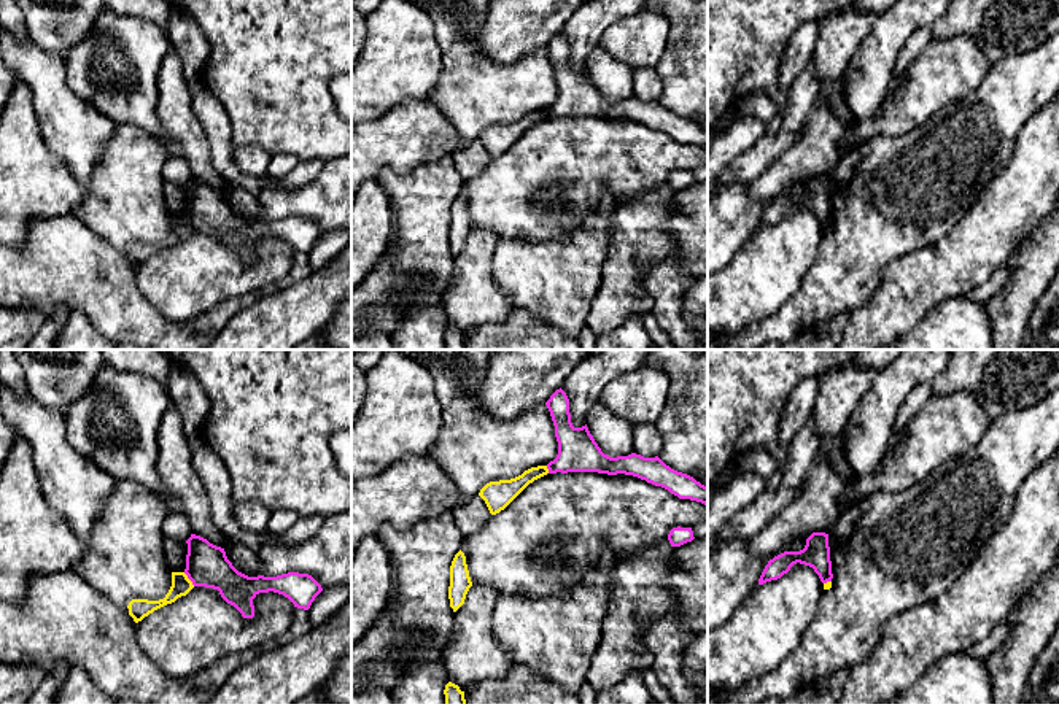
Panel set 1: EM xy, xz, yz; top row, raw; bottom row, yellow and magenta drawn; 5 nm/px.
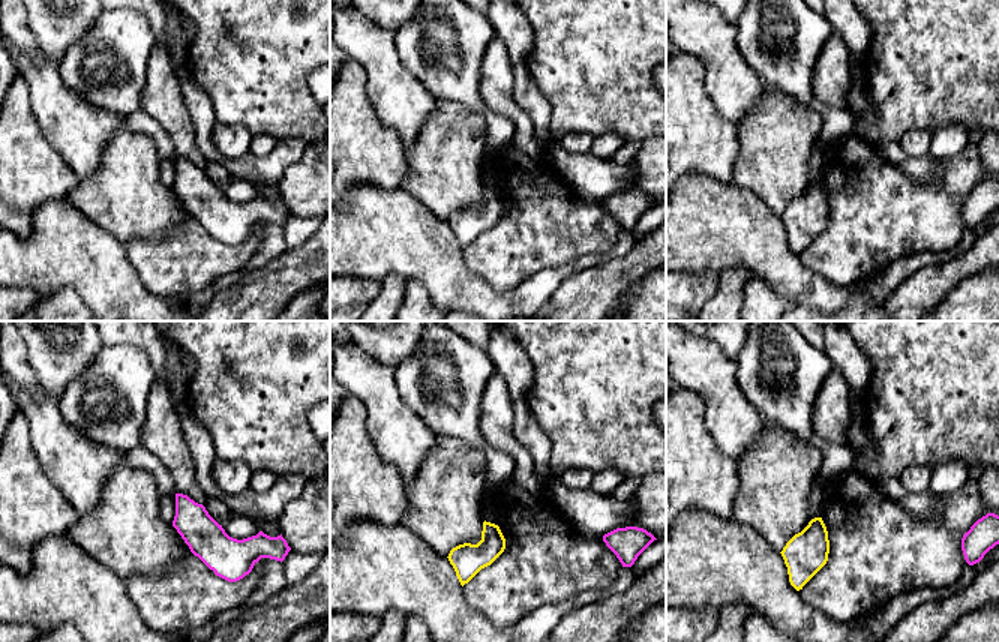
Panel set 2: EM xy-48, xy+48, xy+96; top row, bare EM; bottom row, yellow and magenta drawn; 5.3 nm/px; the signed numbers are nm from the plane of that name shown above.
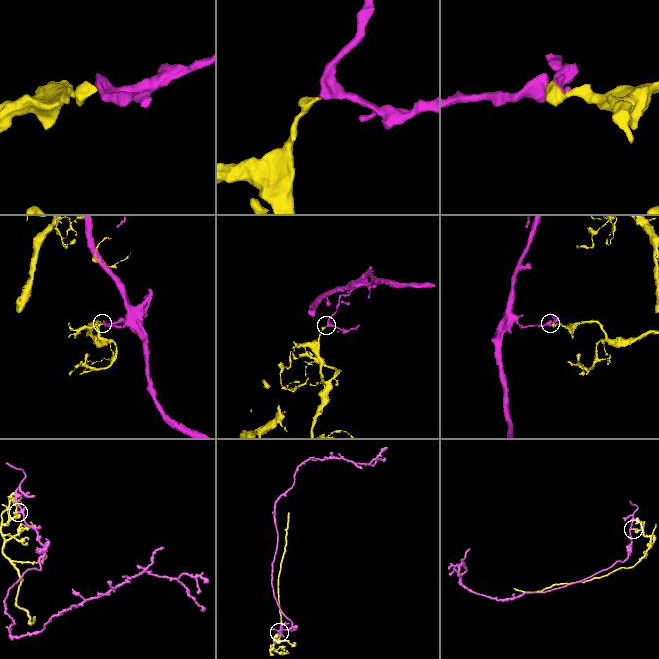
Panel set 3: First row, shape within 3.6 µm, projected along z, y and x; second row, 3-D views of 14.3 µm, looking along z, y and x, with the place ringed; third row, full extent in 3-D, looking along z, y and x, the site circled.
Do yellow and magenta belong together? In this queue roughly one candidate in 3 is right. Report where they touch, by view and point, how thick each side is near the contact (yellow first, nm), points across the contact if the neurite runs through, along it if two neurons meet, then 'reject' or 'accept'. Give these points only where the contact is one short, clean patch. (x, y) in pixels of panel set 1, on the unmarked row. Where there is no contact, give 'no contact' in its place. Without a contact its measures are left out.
meets yellow in xy at (188, 223); 100 nm thick on the yellow side, 220 nm on the other; border along xy (183, 216), (194, 229); reject

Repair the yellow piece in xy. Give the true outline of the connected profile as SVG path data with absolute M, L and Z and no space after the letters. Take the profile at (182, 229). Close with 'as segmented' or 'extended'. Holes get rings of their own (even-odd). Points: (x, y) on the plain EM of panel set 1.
M172 216L172 230L165 242L159 245L132 243L127 249L129 259L135 267L138 267L154 254L175 246L181 240L186 240L192 232L194 229L184 216Z; as segmented

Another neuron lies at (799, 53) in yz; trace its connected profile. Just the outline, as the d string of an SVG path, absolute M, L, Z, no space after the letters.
M809 21L801 24L789 38L778 78L778 86L782 91L789 91L797 73L814 59L817 29L819 22Z

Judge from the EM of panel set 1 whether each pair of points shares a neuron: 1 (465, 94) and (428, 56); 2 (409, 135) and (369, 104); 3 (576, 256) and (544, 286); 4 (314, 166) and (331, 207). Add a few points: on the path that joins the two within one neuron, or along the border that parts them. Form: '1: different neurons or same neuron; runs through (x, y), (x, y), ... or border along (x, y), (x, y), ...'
1: different neurons; border along (436, 32), (441, 51), (441, 75), (428, 96)
2: different neurons; border along (418, 100), (403, 100), (368, 123)
3: same neuron; runs through (568, 264), (552, 280)
4: different neurons; border along (325, 162), (310, 181), (296, 188), (280, 185)

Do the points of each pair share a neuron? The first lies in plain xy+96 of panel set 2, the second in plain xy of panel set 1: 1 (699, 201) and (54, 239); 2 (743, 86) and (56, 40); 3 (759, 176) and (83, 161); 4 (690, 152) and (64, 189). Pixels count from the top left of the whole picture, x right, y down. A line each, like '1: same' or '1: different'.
1: same
2: different
3: different
4: same

